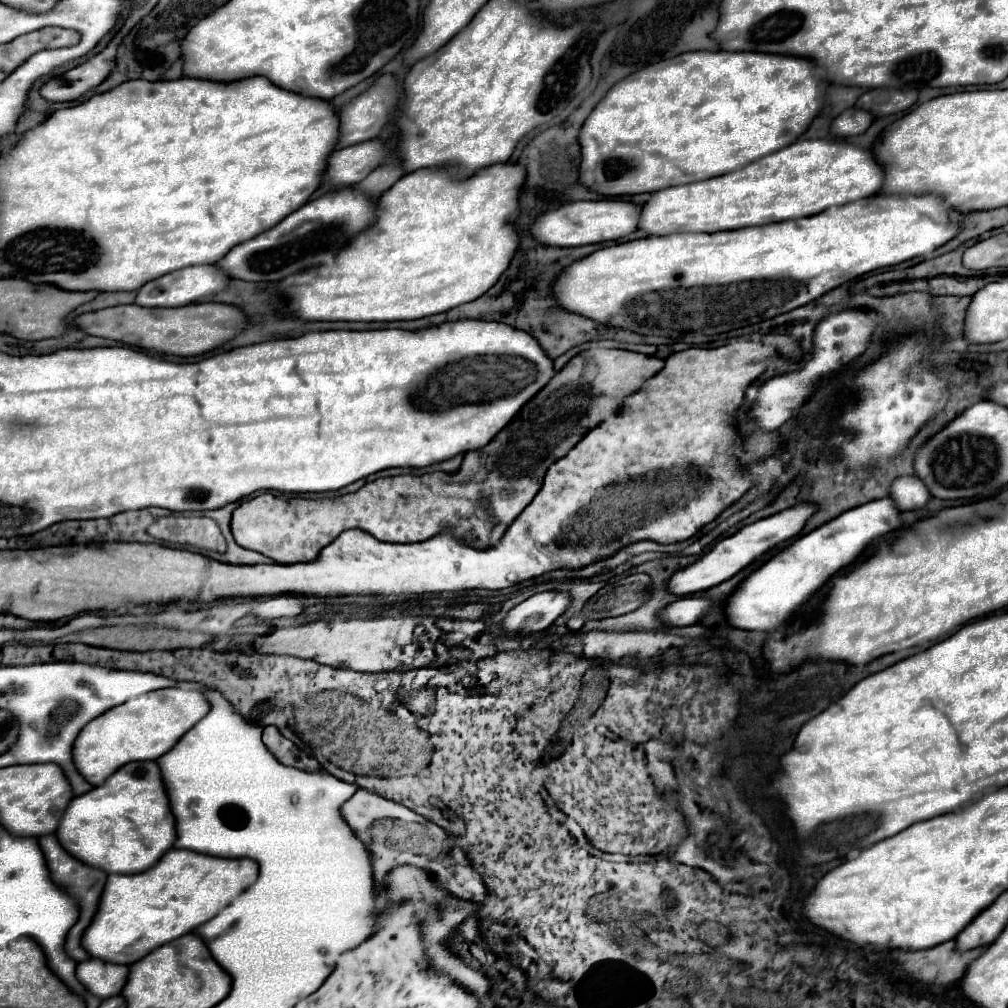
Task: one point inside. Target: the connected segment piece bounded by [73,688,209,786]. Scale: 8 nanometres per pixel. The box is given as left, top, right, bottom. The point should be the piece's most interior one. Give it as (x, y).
(144, 728)

